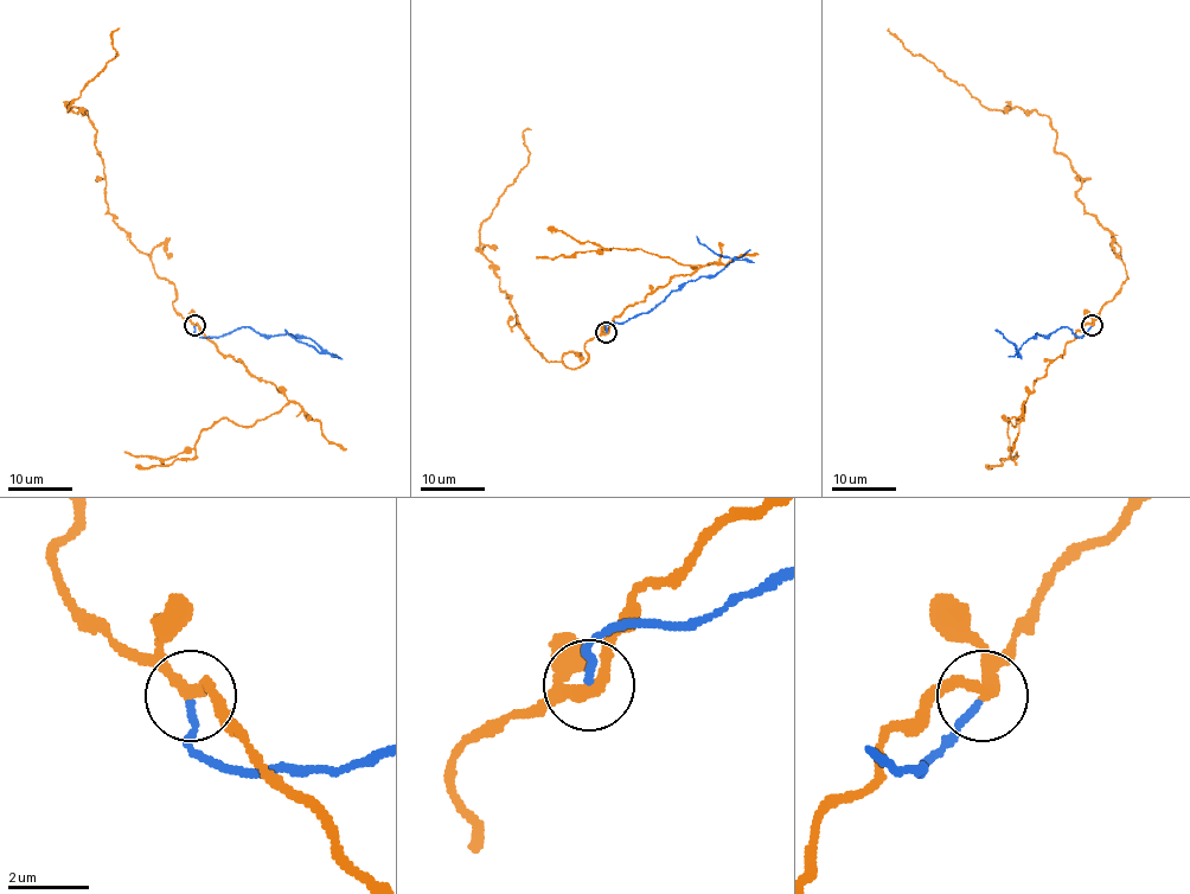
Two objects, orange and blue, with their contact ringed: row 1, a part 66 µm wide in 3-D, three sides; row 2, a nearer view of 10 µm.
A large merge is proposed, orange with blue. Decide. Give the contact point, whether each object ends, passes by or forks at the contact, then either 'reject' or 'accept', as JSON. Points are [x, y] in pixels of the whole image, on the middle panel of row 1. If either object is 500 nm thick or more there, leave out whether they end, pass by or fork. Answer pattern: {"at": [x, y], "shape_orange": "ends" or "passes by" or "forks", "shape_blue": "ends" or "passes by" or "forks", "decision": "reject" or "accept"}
{"at": [606, 332], "shape_orange": "passes by", "shape_blue": "ends", "decision": "reject"}

